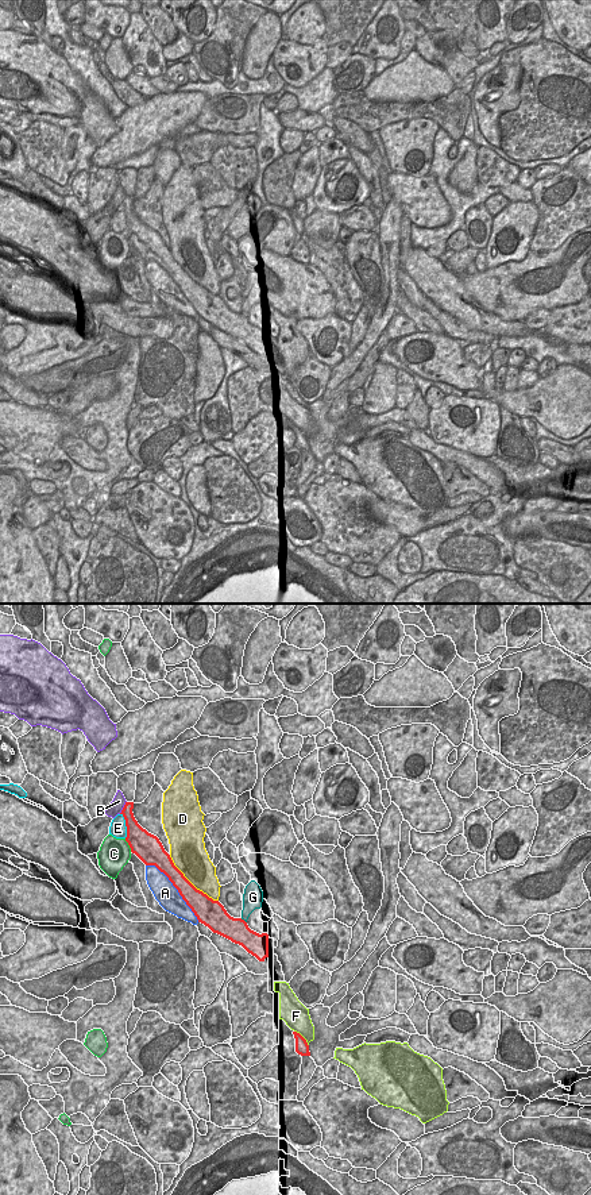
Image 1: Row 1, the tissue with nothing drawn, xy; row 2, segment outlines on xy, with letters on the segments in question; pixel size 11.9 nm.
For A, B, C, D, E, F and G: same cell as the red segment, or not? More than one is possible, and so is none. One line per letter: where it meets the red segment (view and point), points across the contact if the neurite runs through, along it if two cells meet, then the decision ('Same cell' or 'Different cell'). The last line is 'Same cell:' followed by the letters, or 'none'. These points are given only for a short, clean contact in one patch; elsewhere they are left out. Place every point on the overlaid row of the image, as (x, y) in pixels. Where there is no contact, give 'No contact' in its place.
A: Touches red at xy (176, 887). Different cell
B: Touches red at xy (123, 808). Different cell
C: Touches red at xy (128, 844). Different cell
D: Touches red at xy (189, 882). Different cell
E: Touches red at xy (126, 825). Different cell
F: Touches red at xy (302, 1037). Same cell
G: Touches red at xy (243, 920). Boundary: xy (240, 918), (246, 922). Different cell
Same cell: F

